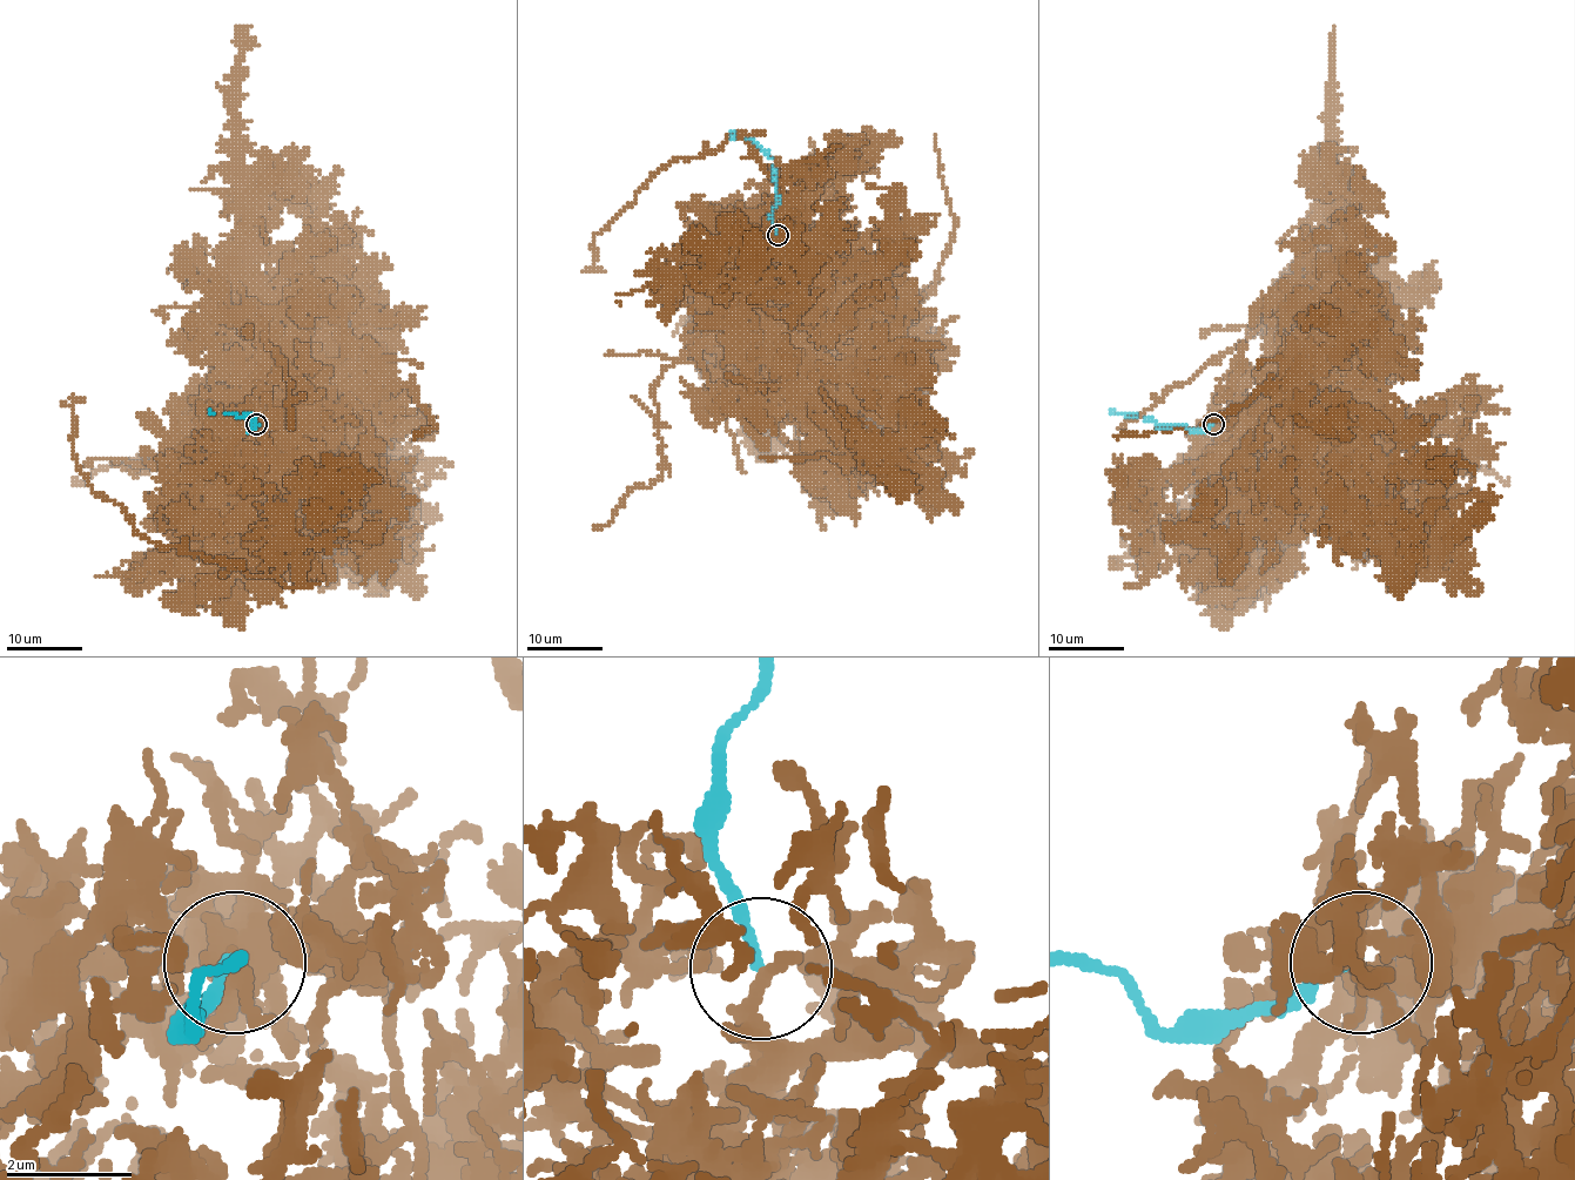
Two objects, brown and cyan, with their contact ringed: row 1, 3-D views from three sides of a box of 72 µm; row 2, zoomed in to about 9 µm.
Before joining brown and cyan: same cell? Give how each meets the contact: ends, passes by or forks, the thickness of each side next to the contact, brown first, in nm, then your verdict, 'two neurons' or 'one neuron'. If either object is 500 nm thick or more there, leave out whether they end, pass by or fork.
brown ends; cyan ends; calibres 280 and 160 nm; two neurons

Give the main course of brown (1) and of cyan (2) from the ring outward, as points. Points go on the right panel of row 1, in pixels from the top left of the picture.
1: (1216, 424), (1234, 446), (1157, 490), (1143, 558), (1160, 577), (1118, 564), (1200, 489), (1250, 399)
2: (1213, 424), (1191, 433), (1182, 424), (1157, 425), (1137, 416), (1109, 410)

